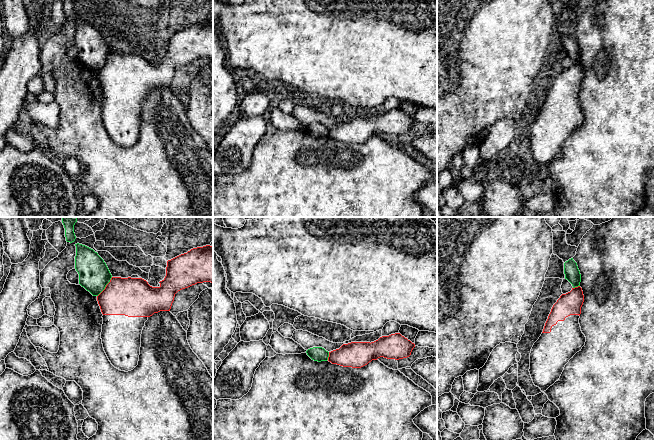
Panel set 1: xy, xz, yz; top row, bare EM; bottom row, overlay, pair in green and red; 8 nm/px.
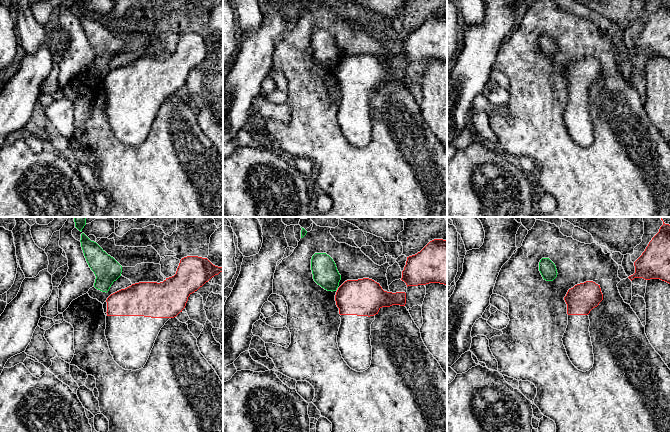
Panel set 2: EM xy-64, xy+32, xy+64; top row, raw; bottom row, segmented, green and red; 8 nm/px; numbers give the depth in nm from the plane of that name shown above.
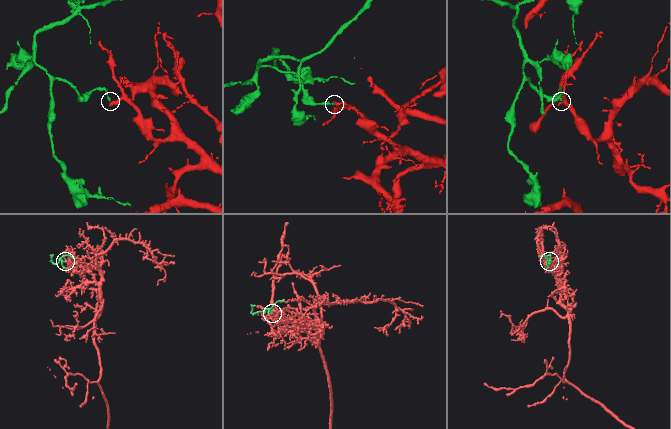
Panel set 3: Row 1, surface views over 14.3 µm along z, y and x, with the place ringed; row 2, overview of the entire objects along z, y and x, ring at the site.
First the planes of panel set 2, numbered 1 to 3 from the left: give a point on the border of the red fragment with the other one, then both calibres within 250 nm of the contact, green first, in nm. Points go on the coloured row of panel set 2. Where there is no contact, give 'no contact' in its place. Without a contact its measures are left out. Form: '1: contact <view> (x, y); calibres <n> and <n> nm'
1: no contact
2: no contact
3: no contact

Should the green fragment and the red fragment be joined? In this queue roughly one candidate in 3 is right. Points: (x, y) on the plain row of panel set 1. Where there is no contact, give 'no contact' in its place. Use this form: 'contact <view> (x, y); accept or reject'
contact xy (105, 62); reject

